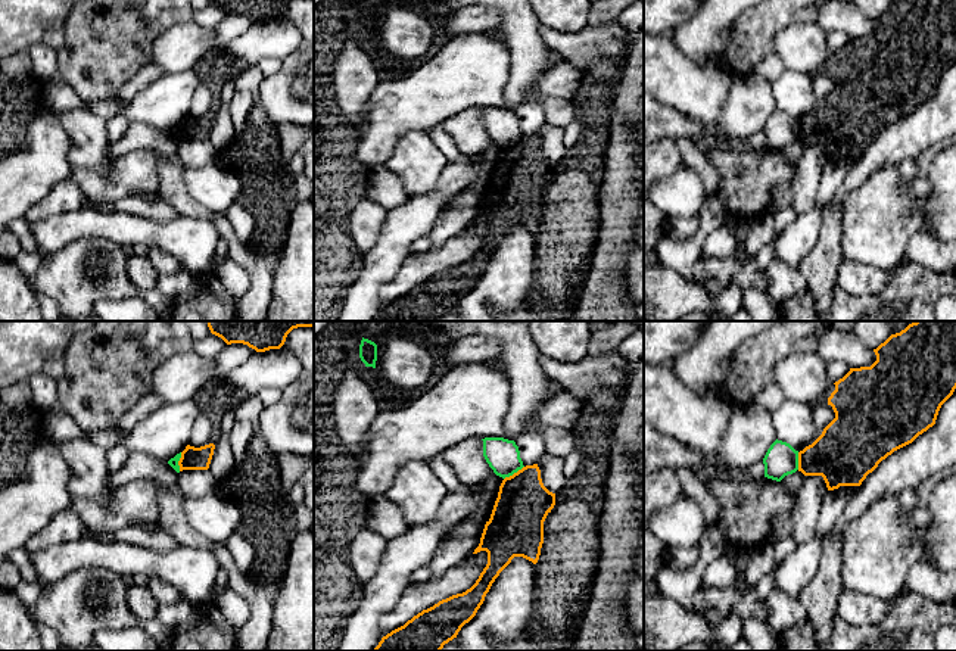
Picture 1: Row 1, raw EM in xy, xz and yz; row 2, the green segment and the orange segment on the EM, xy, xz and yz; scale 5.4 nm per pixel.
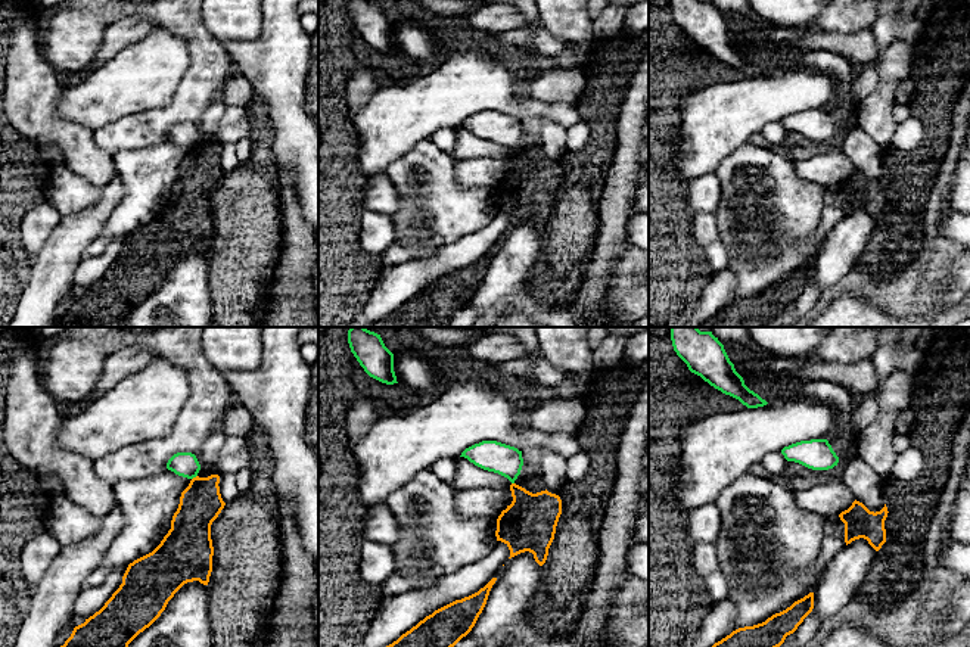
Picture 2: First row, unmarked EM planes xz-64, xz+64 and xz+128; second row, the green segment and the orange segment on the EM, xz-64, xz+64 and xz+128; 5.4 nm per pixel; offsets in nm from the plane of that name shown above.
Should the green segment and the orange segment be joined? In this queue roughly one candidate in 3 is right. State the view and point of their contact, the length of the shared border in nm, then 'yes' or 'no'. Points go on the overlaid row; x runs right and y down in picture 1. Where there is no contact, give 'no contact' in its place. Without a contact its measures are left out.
xz (513, 473) | 130 nm | no

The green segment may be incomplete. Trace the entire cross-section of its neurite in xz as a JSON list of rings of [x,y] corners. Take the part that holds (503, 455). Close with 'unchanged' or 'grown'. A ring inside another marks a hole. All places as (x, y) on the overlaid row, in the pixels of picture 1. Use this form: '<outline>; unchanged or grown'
[[[485,437],[482,440],[483,457],[496,476],[505,479],[524,467],[514,440],[504,437]]]; unchanged

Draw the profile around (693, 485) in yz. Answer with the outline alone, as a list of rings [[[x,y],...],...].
[[[682,467],[676,470],[678,480],[683,495],[692,499],[703,511],[707,527],[717,523],[720,504],[707,489],[707,483],[691,468]]]

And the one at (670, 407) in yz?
[[[644,364],[644,423],[707,458],[716,458],[734,407],[701,396],[681,381],[673,364]]]

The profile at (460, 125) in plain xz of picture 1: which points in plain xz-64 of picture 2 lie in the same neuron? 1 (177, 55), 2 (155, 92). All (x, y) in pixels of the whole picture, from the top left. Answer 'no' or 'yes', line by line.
1: no
2: no

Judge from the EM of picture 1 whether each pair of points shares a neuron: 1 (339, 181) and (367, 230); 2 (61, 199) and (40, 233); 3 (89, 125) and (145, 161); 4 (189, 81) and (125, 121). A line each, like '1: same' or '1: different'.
1: different
2: different
3: different
4: same

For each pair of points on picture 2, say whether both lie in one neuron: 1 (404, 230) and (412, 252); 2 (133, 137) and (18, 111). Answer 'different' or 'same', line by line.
1: different
2: different

